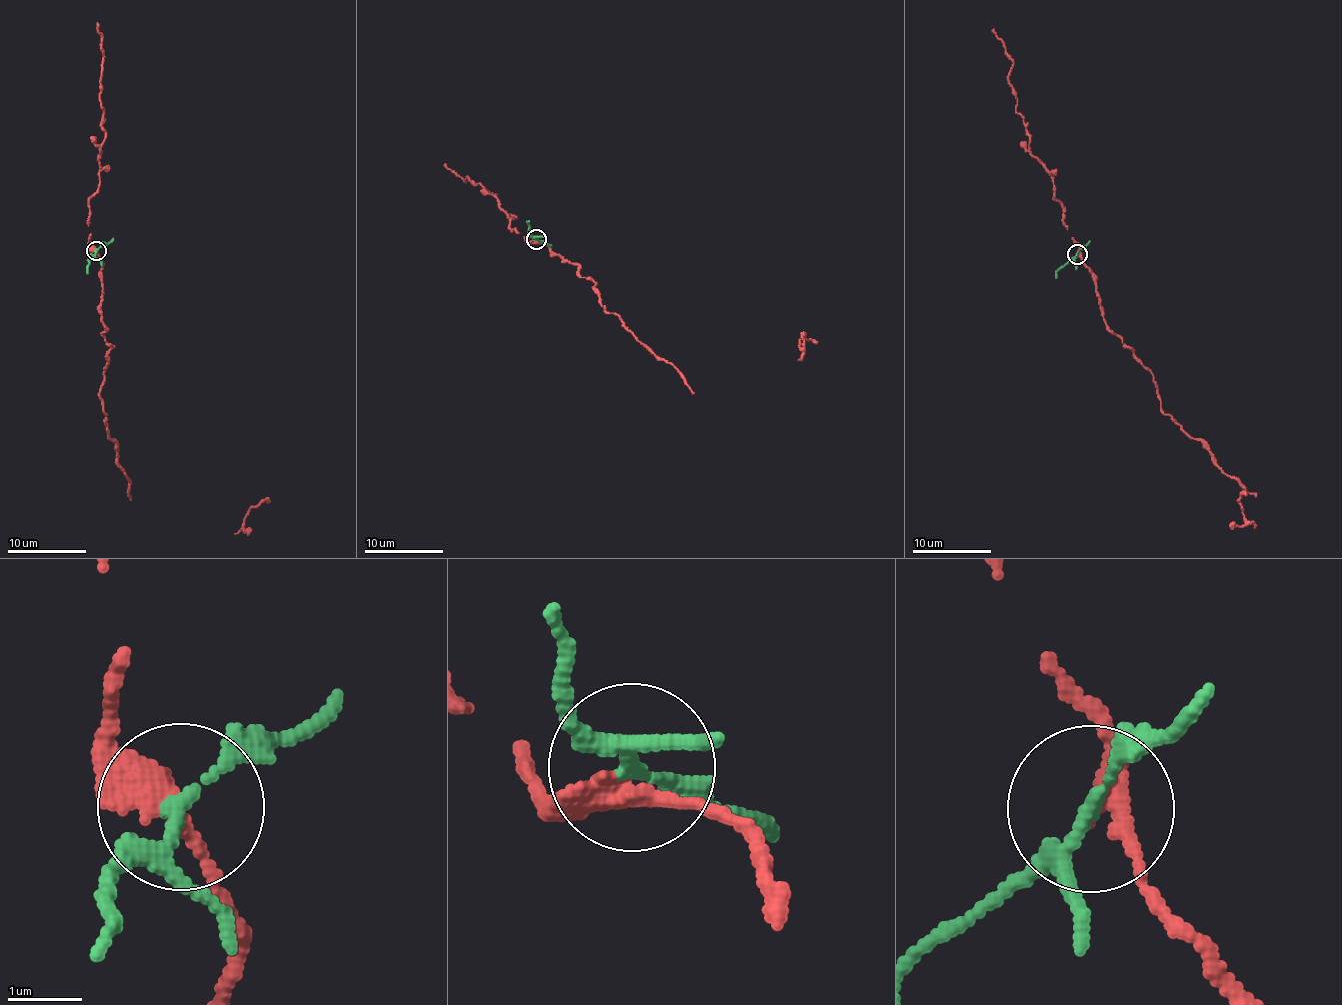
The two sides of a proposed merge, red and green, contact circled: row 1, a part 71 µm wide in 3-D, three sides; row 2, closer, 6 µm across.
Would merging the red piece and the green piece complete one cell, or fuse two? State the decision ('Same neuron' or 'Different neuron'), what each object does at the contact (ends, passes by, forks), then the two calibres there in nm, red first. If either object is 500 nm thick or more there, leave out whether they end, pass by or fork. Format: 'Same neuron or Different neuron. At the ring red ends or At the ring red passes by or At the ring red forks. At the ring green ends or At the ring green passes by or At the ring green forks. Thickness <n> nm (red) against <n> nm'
Different neuron. At the ring red passes by. At the ring green forks. Thickness 320 nm (red) against 150 nm

